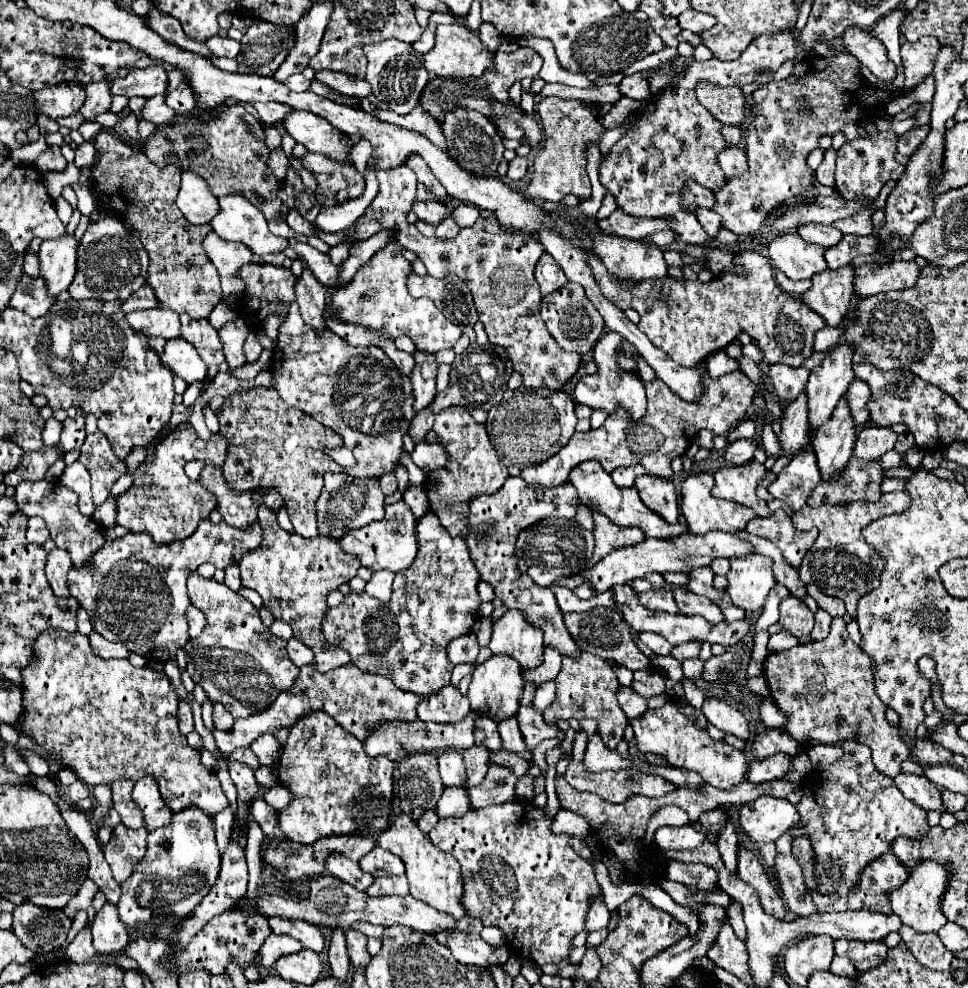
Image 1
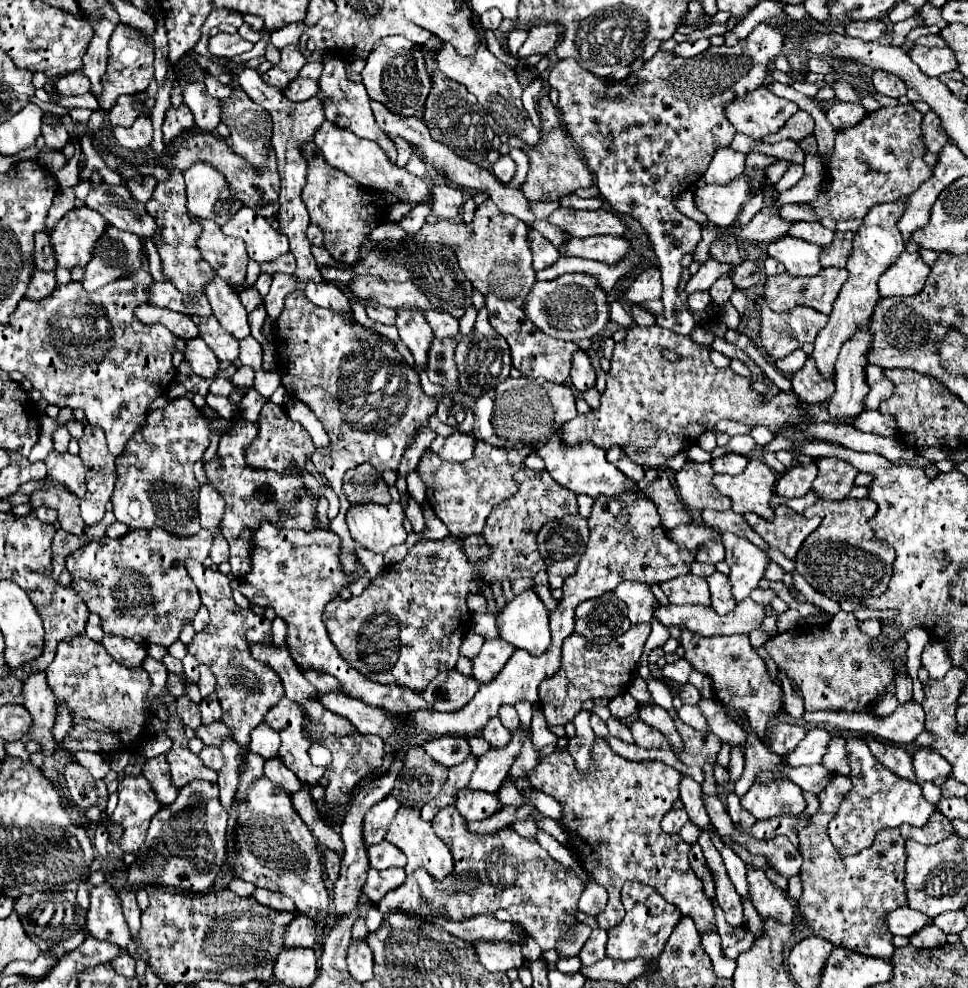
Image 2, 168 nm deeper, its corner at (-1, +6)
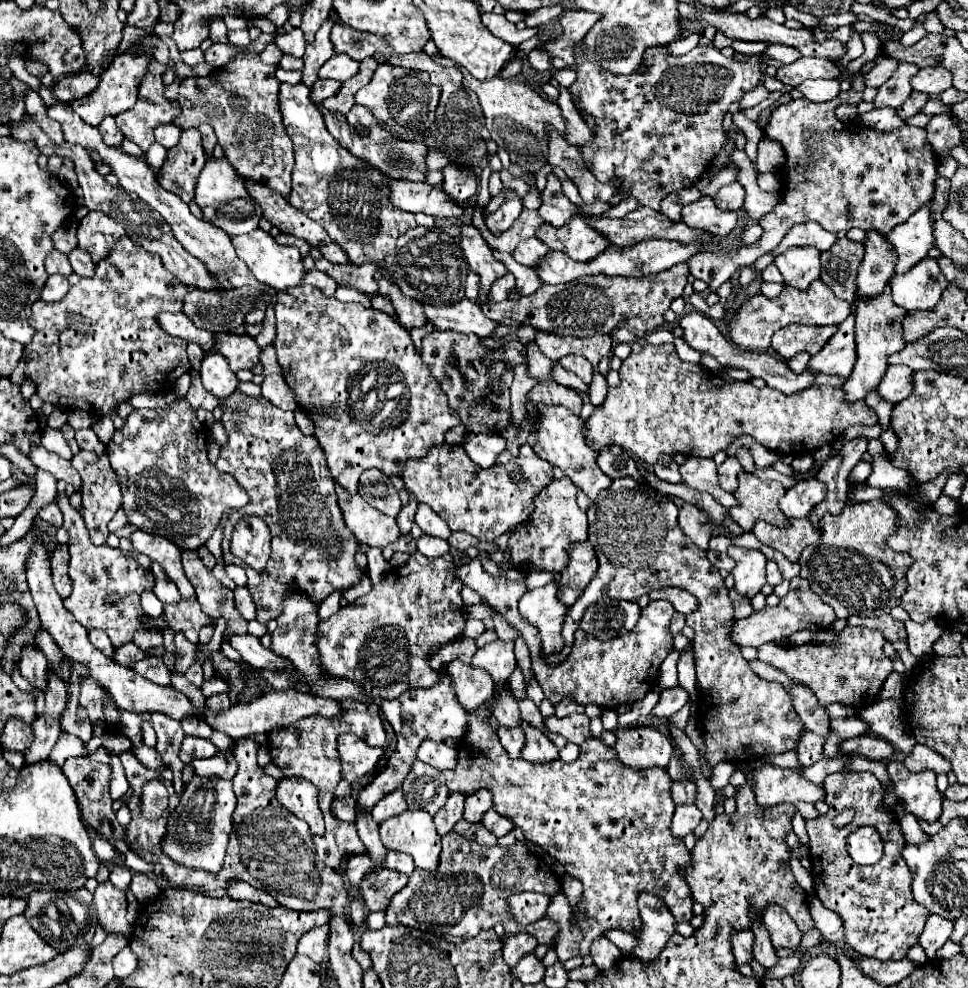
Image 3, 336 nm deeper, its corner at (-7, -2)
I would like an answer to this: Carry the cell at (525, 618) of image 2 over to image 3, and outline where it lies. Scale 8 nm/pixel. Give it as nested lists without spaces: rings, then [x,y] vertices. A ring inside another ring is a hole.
[[[556,583],[526,591],[520,599],[520,617],[540,631],[544,655],[558,653],[564,645],[562,641],[562,621],[566,617],[566,605],[556,599]]]

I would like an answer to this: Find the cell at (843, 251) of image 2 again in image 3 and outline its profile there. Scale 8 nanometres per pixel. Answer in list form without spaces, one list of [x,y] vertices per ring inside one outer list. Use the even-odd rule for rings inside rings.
[[[838,239],[826,253],[822,253],[822,281],[828,283],[834,295],[848,301],[854,299],[854,279],[858,273],[858,265],[862,263],[864,245]]]

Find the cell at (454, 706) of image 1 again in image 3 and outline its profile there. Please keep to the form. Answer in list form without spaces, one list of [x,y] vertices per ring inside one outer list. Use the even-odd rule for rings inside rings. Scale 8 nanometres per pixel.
[[[452,661],[448,665],[448,677],[452,681],[458,703],[466,711],[474,711],[478,703],[484,703],[486,699],[490,699],[490,695],[494,695],[494,681],[490,679],[490,675],[462,661]]]

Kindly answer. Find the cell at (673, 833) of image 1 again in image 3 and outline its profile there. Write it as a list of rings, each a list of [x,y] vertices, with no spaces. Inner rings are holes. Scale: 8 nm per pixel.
[[[696,805],[676,807],[670,831],[672,831],[674,837],[684,839],[688,833],[692,833],[696,829],[696,825],[700,823],[700,819],[702,819],[702,813],[700,813],[700,809]]]

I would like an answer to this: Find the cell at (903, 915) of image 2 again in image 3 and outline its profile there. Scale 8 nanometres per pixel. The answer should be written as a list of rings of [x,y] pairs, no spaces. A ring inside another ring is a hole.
[[[930,915],[924,925],[924,931],[918,937],[918,945],[922,945],[928,959],[936,959],[936,951],[948,941],[950,933],[952,933],[952,921],[942,919],[938,915]]]

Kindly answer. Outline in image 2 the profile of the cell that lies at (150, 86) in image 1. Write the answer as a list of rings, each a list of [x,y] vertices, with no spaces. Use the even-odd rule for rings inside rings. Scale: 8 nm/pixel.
[[[118,23],[116,31],[112,33],[110,45],[108,45],[108,69],[104,73],[104,87],[102,93],[96,95],[98,109],[108,111],[120,95],[134,95],[138,91],[144,91],[154,77],[154,47],[148,43],[148,39],[134,27],[126,23]]]

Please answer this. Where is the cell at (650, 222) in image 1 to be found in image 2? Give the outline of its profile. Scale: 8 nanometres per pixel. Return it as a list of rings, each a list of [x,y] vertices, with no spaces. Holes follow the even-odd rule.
[[[560,207],[548,217],[548,223],[558,227],[568,237],[576,237],[576,239],[594,237],[594,235],[616,235],[616,237],[626,235],[624,223],[606,209],[580,211],[580,209]]]

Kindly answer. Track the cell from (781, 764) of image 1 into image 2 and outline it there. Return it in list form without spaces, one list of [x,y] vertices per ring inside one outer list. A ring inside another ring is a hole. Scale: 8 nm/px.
[[[816,727],[812,731],[808,731],[806,739],[796,747],[796,751],[792,751],[788,757],[784,757],[784,761],[790,763],[792,767],[820,763],[828,751],[830,739],[832,739],[832,735],[826,729]]]

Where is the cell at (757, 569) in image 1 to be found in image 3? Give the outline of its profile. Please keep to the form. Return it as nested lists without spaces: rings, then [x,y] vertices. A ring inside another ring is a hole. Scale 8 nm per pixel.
[[[728,547],[728,555],[736,561],[732,575],[736,579],[734,589],[740,595],[754,597],[760,593],[760,589],[766,583],[766,557],[758,549],[746,549],[746,547]]]

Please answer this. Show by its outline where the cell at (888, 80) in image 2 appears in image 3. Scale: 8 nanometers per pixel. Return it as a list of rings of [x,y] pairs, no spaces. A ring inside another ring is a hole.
[[[912,91],[910,97],[896,109],[896,113],[898,113],[902,119],[908,119],[908,117],[916,115],[926,101],[928,101],[928,95],[926,95],[926,93],[916,93],[916,91]]]

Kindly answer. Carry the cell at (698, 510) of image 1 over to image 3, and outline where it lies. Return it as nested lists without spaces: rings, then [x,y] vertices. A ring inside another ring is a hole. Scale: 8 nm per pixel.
[[[688,457],[688,461],[680,467],[680,475],[688,489],[708,491],[726,509],[730,509],[730,507],[734,507],[734,503],[738,503],[732,493],[724,491],[718,485],[716,463],[708,457]]]

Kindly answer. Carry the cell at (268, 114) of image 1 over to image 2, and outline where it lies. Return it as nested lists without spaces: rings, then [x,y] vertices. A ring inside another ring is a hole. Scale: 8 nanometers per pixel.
[[[298,77],[288,85],[288,89],[284,91],[284,97],[290,101],[306,101],[306,99],[314,97],[318,89],[320,87],[318,87],[316,79],[300,79]]]

